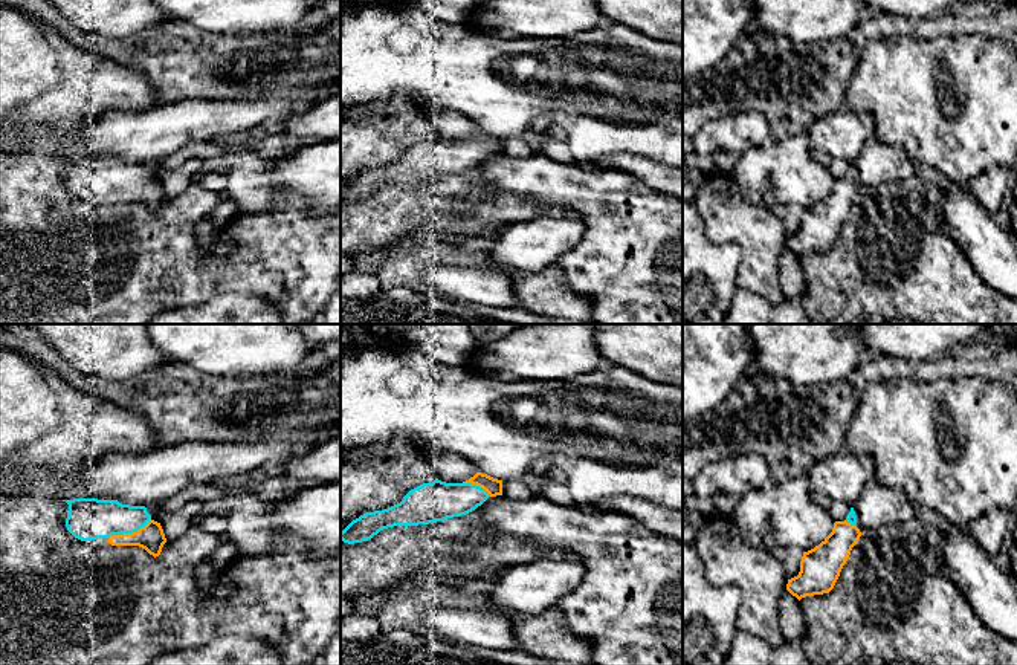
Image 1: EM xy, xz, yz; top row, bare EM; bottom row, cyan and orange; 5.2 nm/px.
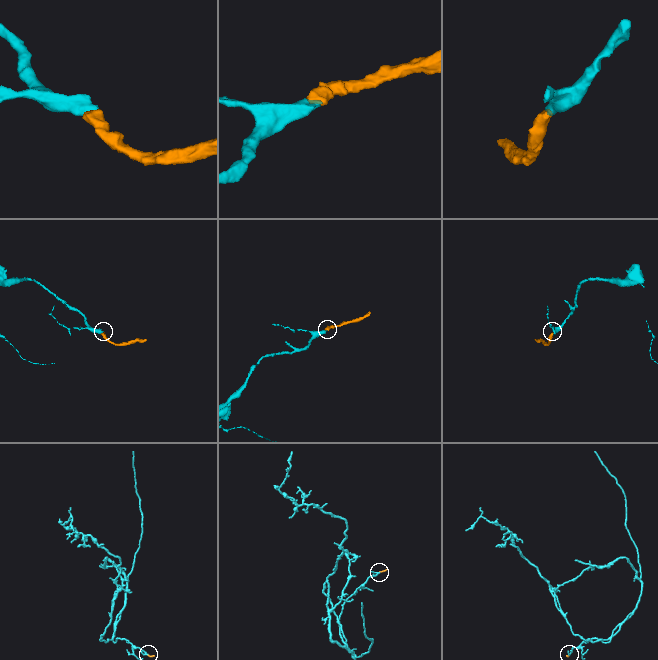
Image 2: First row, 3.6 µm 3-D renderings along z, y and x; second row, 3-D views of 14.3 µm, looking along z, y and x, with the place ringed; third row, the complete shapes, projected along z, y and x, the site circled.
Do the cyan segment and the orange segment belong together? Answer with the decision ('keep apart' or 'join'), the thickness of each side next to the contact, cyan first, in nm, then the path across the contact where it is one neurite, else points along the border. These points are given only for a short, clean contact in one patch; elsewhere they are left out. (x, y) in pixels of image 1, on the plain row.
join; 220 nm thick on the cyan side, 140 nm on the other; runs through xy (89, 176), (115, 178), (129, 190), (145, 190), (150, 194)

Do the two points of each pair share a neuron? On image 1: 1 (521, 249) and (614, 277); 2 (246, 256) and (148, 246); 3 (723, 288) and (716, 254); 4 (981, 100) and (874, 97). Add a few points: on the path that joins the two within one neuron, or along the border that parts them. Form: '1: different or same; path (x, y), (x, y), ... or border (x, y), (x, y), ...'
1: different; border (582, 234), (582, 239), (556, 262)
2: same; path (222, 263), (173, 263)
3: same; path (716, 280), (716, 262)
4: same; path (956, 124), (942, 123), (916, 97), (901, 97)

